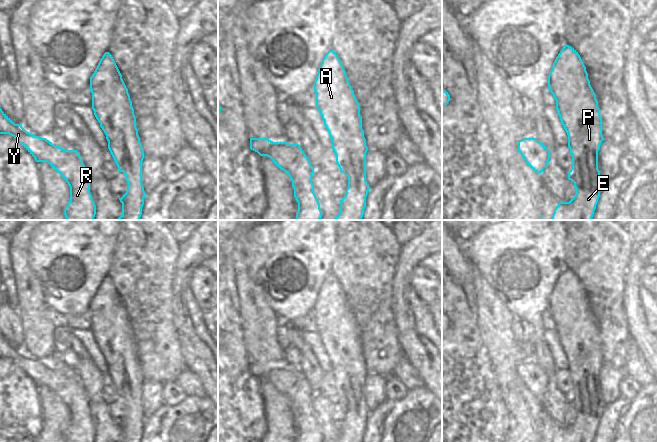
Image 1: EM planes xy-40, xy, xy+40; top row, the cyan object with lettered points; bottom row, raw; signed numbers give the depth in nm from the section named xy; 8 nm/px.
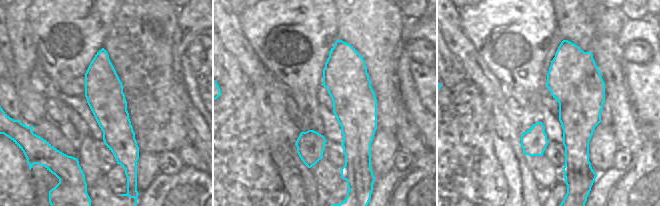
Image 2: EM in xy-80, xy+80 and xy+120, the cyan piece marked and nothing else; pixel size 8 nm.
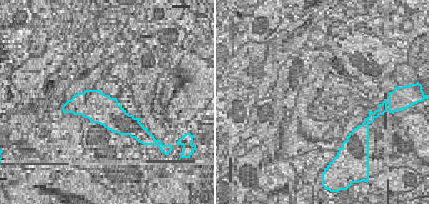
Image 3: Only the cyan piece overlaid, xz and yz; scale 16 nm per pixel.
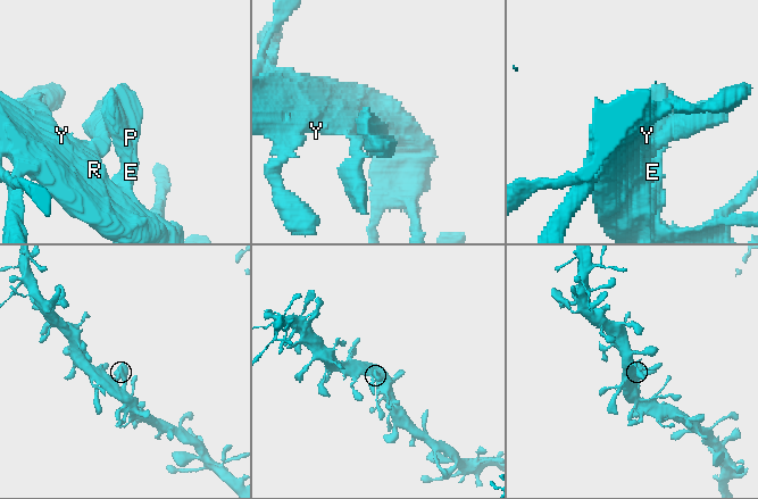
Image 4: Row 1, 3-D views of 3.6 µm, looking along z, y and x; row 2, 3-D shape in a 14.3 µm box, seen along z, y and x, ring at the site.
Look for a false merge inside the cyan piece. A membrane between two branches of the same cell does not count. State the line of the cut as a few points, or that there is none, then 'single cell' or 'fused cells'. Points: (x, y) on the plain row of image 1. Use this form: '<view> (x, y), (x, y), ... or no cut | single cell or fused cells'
no cut | single cell

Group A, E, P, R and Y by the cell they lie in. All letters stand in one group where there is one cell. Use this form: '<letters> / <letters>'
A E P R Y

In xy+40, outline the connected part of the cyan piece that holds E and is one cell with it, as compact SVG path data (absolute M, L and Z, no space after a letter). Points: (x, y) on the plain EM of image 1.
M567 268L552 289L548 299L548 313L556 325L560 345L568 359L568 371L572 379L572 391L568 396L568 404L574 407L576 413L574 421L569 426L558 427L551 442L592 442L602 411L598 393L598 375L604 364L602 341L586 291L578 276Z

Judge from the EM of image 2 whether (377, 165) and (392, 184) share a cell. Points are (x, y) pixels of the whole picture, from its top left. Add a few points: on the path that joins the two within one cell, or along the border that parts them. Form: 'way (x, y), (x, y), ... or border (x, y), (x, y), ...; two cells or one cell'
border (392, 169), (375, 176); two cells

